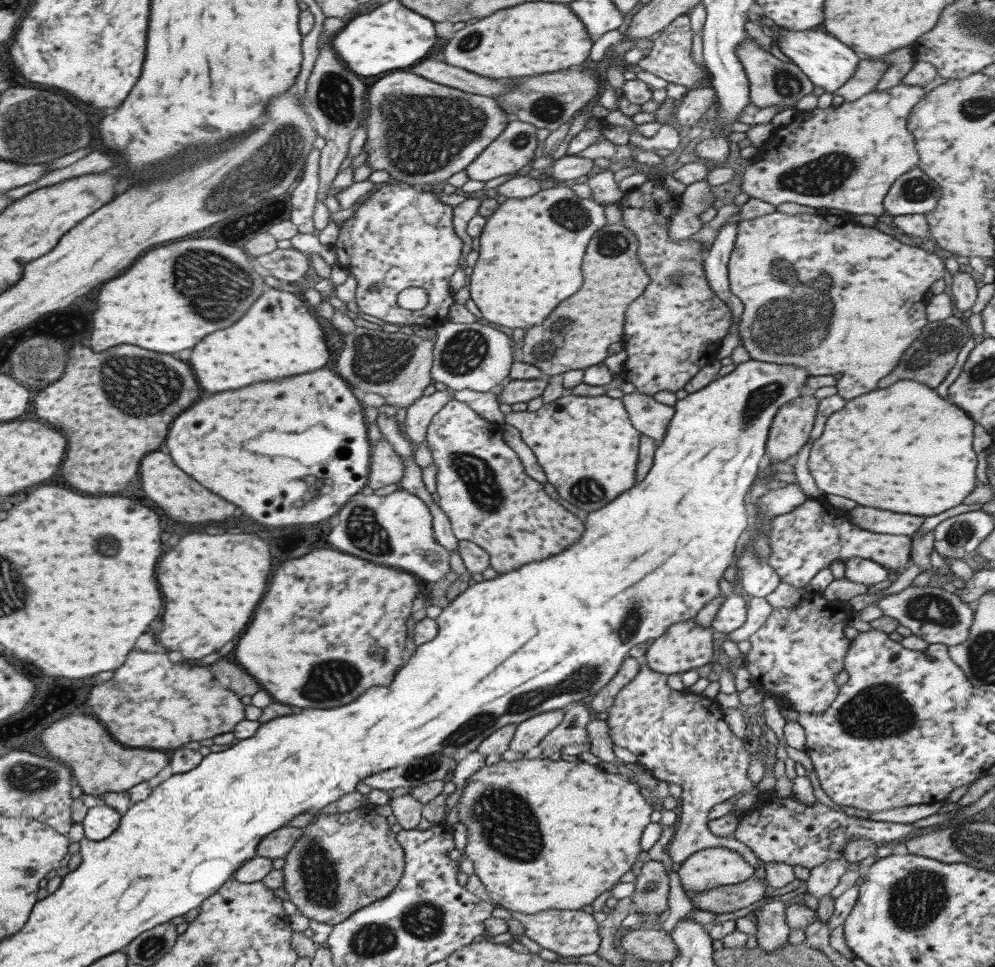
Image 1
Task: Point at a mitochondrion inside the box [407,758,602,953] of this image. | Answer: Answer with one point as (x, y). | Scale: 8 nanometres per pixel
(508, 826)

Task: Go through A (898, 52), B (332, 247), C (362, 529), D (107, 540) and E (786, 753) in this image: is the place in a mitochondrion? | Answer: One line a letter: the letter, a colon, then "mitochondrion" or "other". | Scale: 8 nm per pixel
A: other
B: other
C: mitochondrion
D: mitochondrion
E: other

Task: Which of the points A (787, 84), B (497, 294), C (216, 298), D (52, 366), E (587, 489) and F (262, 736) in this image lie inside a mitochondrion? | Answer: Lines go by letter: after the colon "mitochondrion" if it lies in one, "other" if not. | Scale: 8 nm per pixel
A: mitochondrion
B: other
C: mitochondrion
D: mitochondrion
E: mitochondrion
F: other

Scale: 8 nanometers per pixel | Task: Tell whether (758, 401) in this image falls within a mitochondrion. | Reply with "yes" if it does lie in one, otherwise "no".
yes

